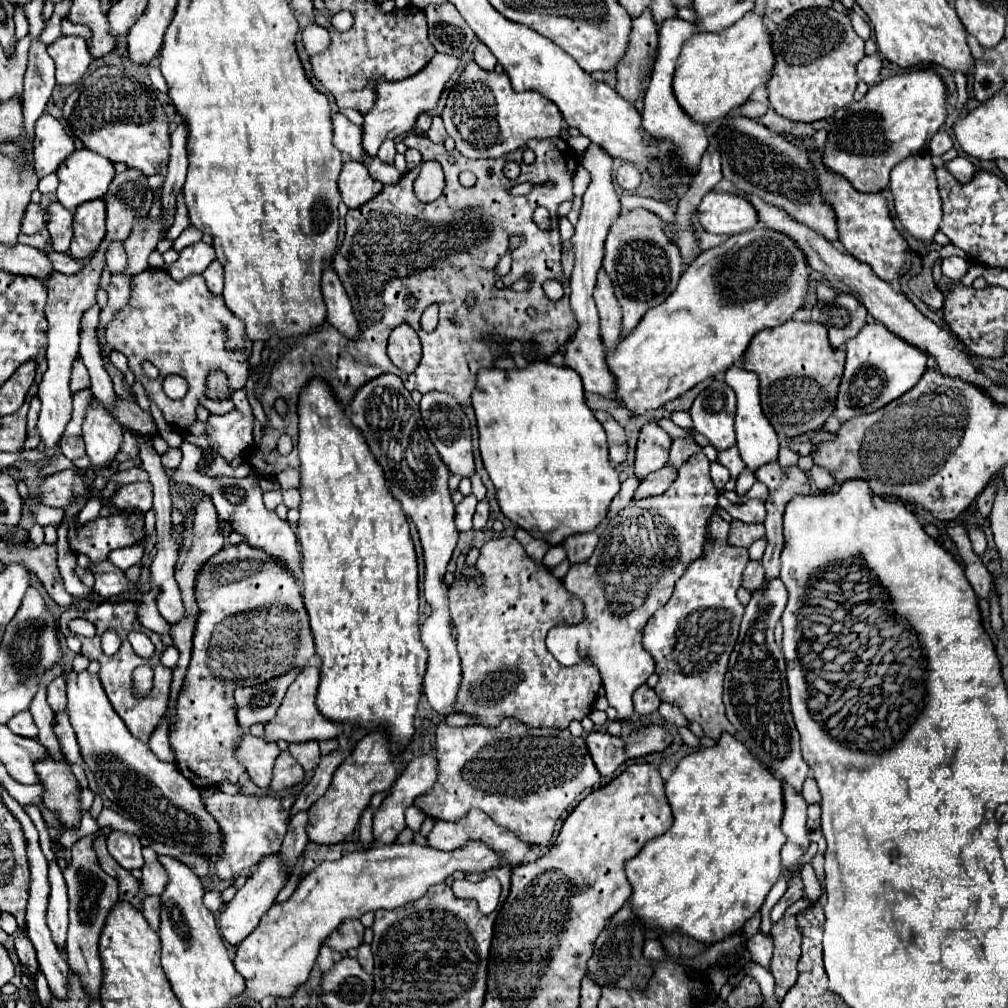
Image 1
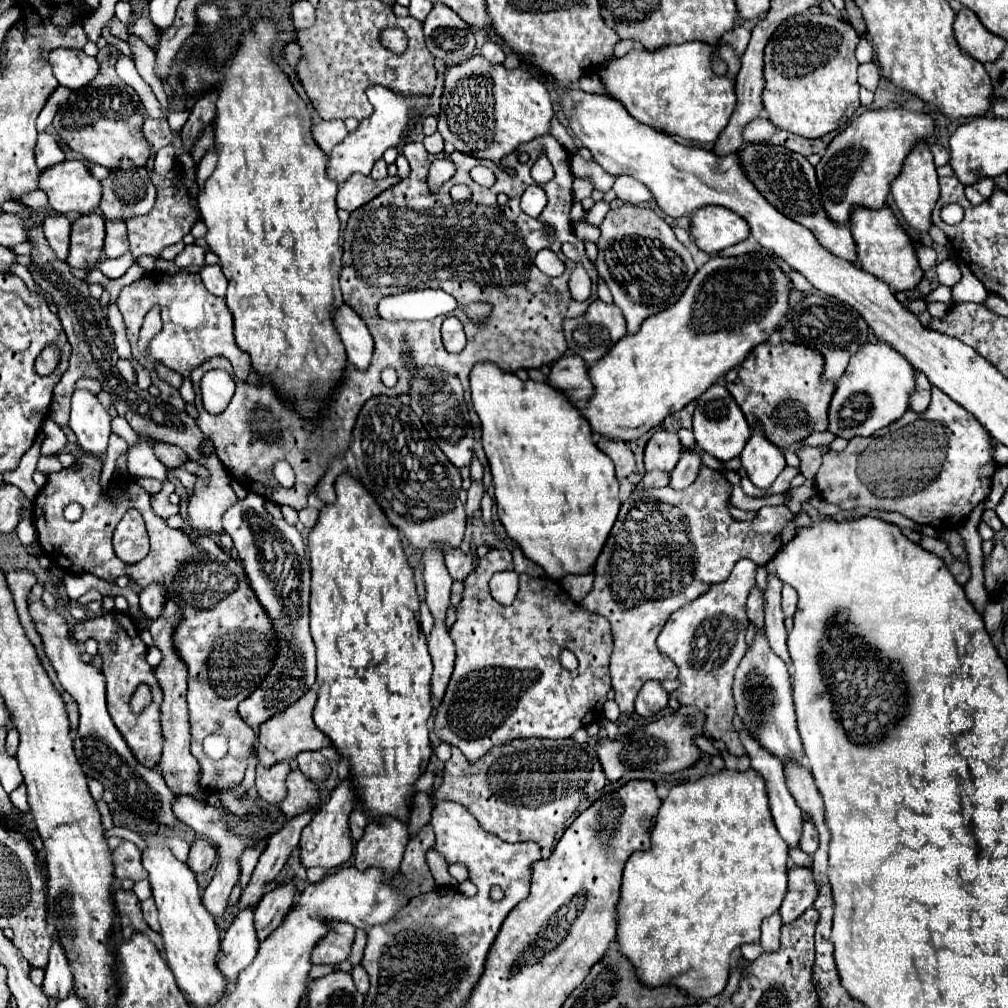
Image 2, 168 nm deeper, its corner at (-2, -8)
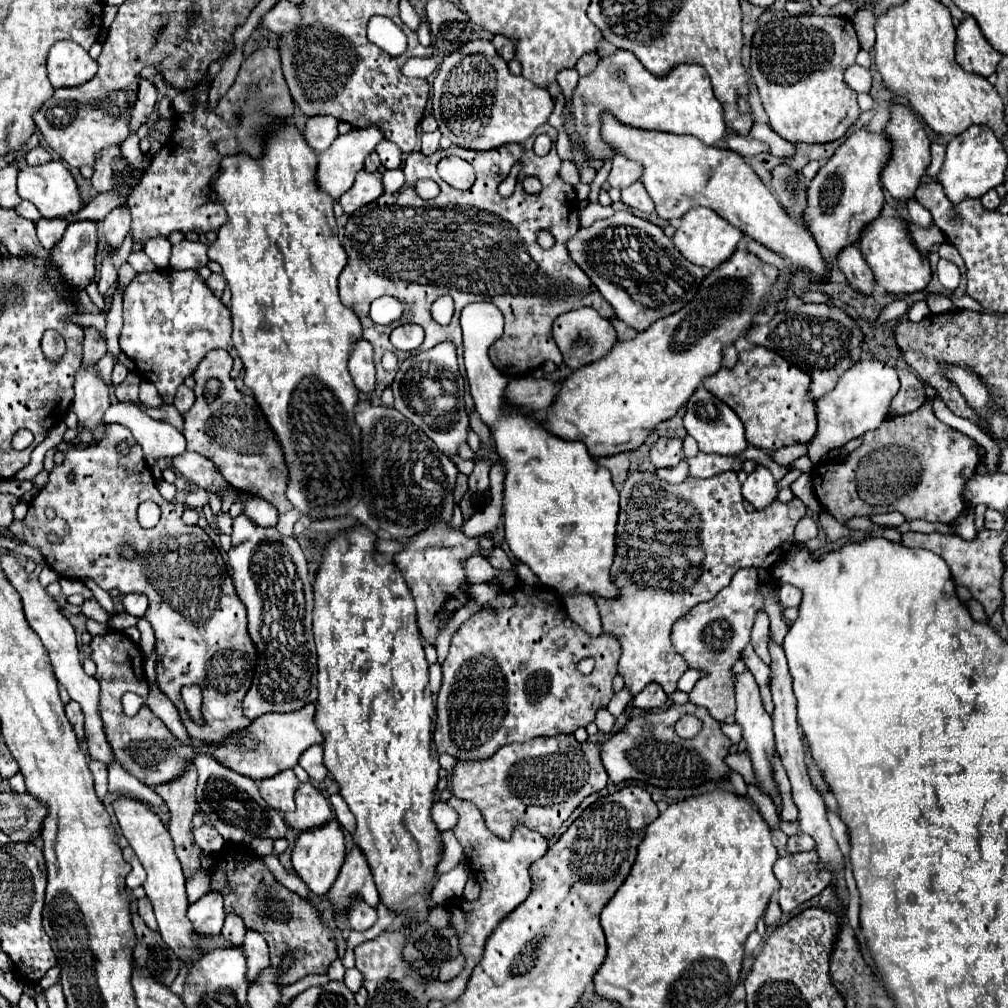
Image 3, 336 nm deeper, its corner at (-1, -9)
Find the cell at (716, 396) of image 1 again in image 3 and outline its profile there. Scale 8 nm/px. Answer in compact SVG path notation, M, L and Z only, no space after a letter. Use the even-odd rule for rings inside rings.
M699 386L687 400L687 414L683 418L683 428L687 430L689 436L697 440L699 450L707 454L741 454L749 446L739 416L727 404L719 402L719 398L709 394L703 386Z

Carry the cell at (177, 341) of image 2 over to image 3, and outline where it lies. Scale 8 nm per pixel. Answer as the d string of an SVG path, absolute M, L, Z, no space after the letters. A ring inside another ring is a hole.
M197 270L141 272L125 288L121 350L133 360L137 374L157 386L165 404L173 402L177 388L195 372L209 350L227 350L235 362L231 378L241 374L243 364L231 342L231 330L229 310L211 294Z

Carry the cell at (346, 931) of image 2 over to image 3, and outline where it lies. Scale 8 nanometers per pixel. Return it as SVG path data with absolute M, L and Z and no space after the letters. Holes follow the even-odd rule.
M225 844L223 850L211 854L213 866L205 870L211 878L211 892L219 892L225 900L225 914L237 914L243 918L247 930L255 930L265 938L271 952L271 968L281 968L283 956L293 956L291 966L279 976L281 986L293 984L309 974L327 974L331 962L337 960L337 946L333 932L323 926L319 912L309 900L279 884L261 858L255 856L253 860L243 862L239 860L239 854L241 846Z

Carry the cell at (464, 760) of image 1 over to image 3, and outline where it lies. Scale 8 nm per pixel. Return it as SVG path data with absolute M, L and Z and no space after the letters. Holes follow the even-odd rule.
M559 734L551 738L533 738L525 744L507 744L501 746L489 760L459 760L453 768L453 794L461 800L473 802L487 822L487 828L501 838L509 838L511 830L517 824L525 824L531 830L537 830L541 836L551 838L561 824L573 814L573 810L581 804L583 798L603 790L609 782L609 776L601 764L601 756L597 754L597 744L583 742L579 744L573 734Z

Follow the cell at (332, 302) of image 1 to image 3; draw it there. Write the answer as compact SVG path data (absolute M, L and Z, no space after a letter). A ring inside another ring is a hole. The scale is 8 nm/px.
M363 338L355 344L351 358L349 358L349 374L359 392L371 394L375 390L375 364L373 364L373 350L369 342Z

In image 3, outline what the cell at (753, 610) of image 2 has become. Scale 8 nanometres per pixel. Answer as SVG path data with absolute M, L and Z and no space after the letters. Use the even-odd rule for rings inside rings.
M759 612L759 614L757 614L757 620L755 620L755 626L753 626L753 632L751 632L751 644L753 644L755 652L757 652L757 656L759 656L765 664L771 662L767 642L769 642L769 618L767 618L767 614Z

